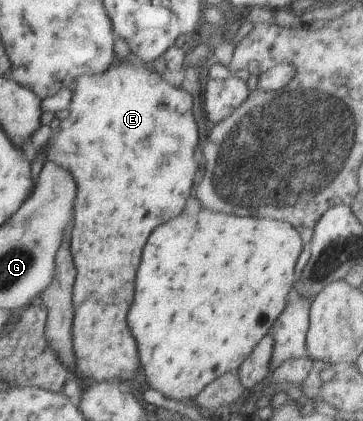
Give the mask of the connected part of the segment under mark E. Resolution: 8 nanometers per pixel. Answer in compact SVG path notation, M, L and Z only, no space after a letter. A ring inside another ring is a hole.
M131 57L111 66L98 75L84 75L77 78L72 89L74 95L70 102L70 117L66 127L52 133L51 148L46 159L55 160L65 167L78 183L78 195L74 205L74 229L72 229L72 257L78 269L74 287L73 351L76 370L68 371L63 385L63 394L78 405L83 386L92 382L115 380L126 383L140 373L140 359L136 351L136 341L128 331L126 313L134 297L134 279L140 265L140 253L148 241L154 227L180 215L188 195L192 193L194 175L198 165L194 161L198 145L198 129L192 115L192 95L183 89L166 82L156 71L150 70ZM108 347L110 357L98 357L98 351Z

